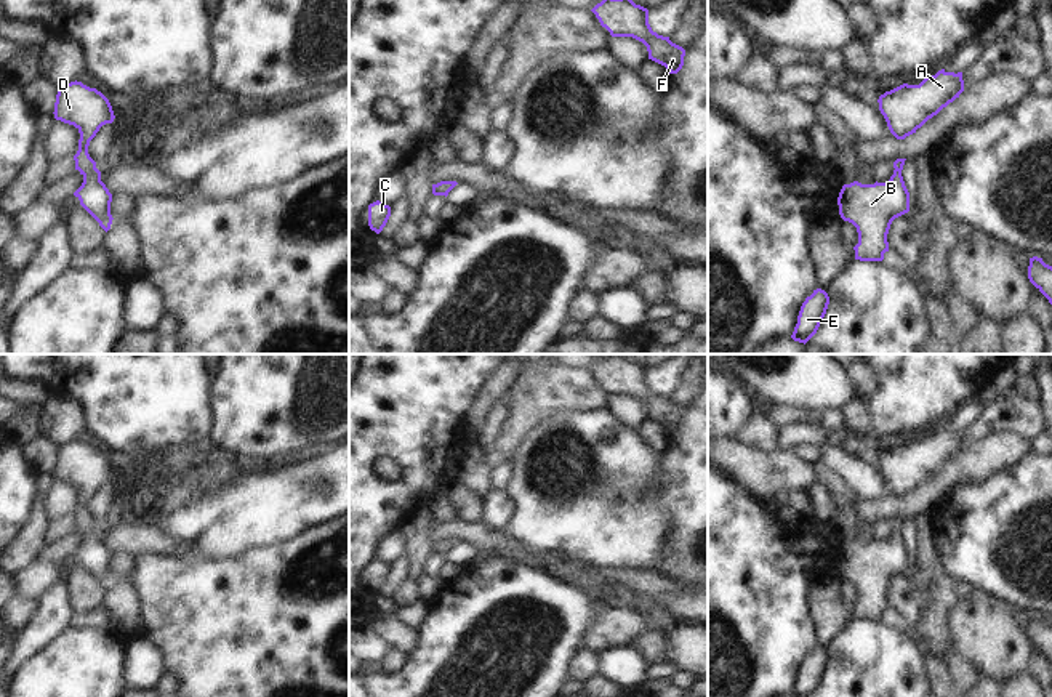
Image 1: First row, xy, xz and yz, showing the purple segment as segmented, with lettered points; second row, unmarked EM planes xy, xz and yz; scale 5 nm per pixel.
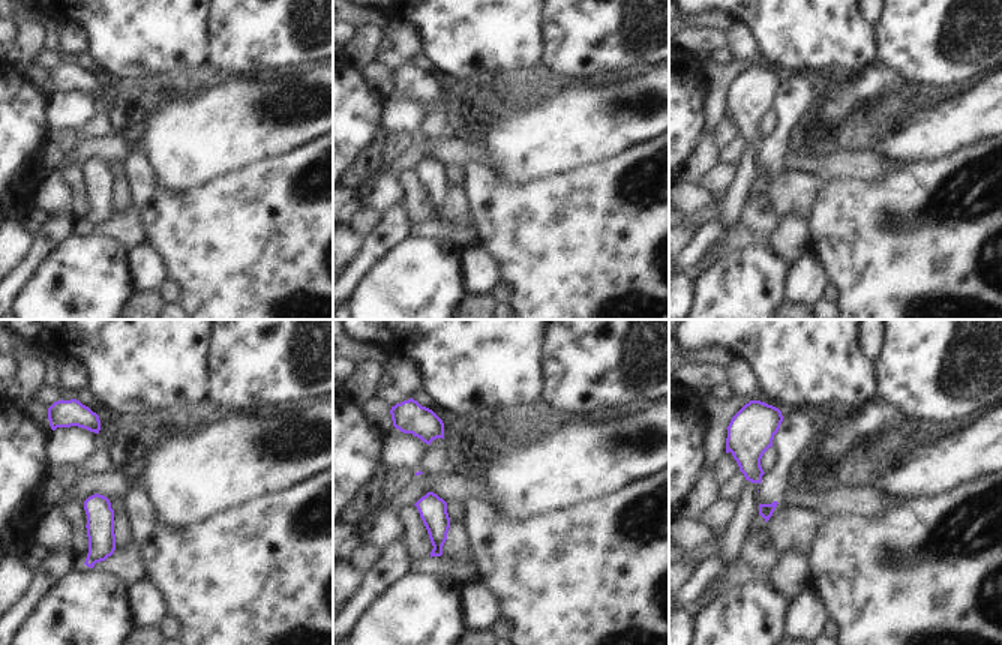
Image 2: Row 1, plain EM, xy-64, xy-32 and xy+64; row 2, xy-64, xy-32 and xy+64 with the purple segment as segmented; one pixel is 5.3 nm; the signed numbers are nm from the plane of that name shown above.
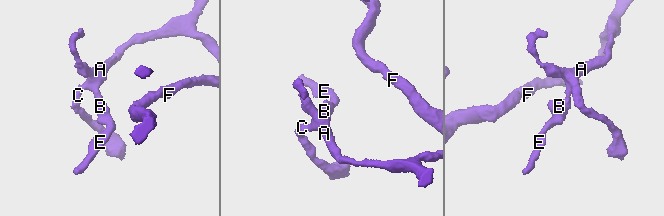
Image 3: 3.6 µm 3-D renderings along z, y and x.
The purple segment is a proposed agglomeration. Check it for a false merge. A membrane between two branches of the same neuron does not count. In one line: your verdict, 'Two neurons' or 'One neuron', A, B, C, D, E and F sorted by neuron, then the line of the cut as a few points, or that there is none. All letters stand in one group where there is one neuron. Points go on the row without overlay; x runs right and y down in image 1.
One neuron. Groups: A B C D E F. No split.

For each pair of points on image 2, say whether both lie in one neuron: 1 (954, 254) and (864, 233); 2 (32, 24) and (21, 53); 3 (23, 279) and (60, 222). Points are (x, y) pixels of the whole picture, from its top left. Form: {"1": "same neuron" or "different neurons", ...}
{"1": "same neuron", "2": "same neuron", "3": "same neuron"}

